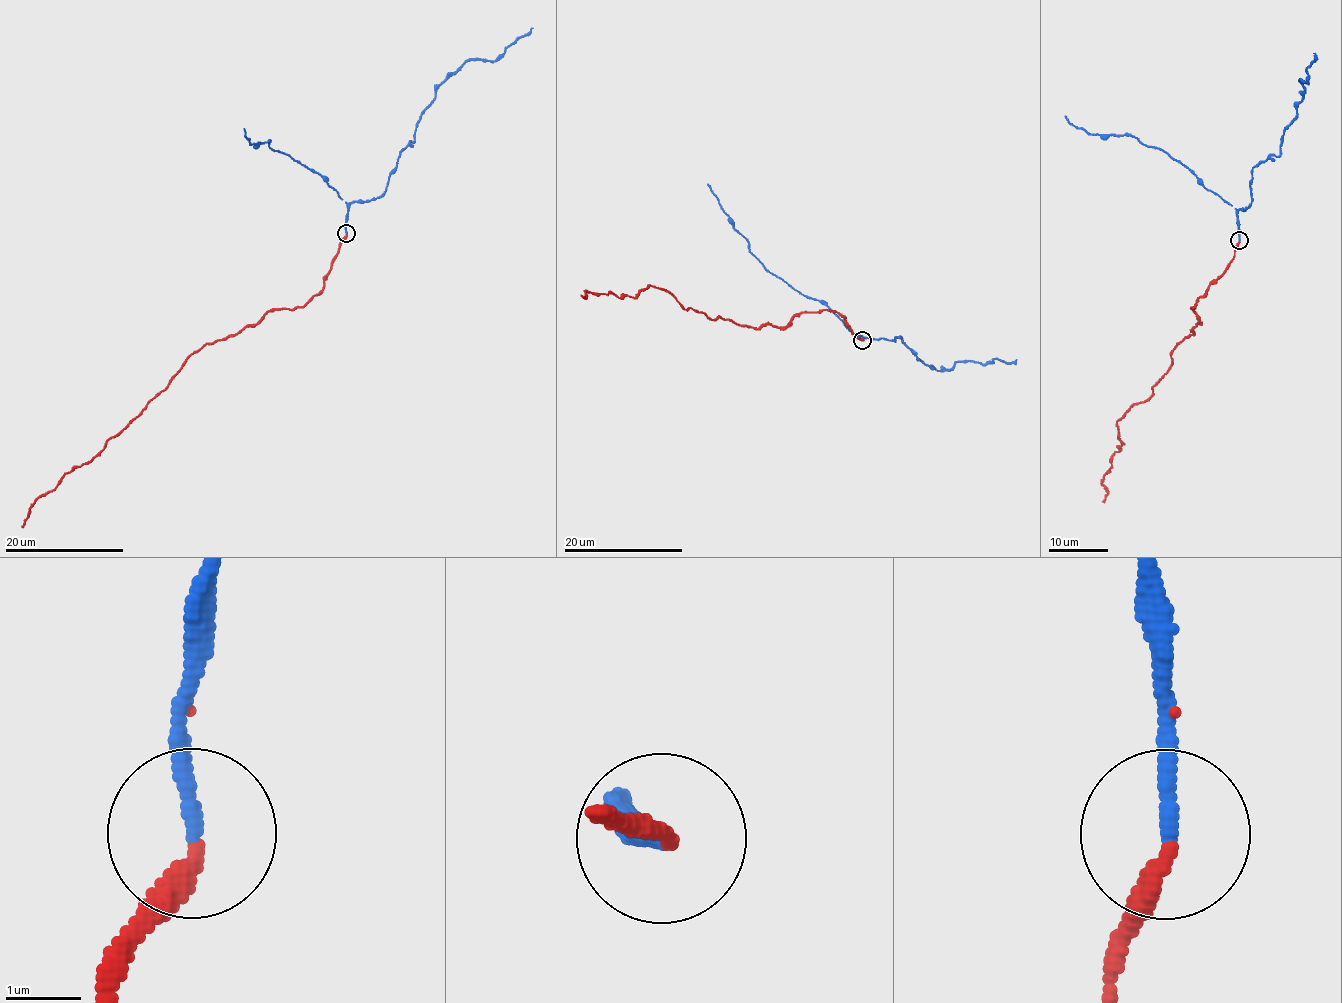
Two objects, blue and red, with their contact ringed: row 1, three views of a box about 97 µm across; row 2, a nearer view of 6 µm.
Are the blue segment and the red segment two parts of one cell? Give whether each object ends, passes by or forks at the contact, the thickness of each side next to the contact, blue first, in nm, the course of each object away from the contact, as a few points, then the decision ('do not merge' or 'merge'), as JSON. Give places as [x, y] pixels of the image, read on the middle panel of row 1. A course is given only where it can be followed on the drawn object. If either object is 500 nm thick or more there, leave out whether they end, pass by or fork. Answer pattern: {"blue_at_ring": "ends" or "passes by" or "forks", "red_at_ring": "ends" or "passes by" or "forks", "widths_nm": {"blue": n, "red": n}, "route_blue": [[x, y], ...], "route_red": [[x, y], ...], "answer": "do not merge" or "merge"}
{"blue_at_ring": "ends", "red_at_ring": "ends", "widths_nm": {"blue": 220, "red": 260}, "route_blue": [[863, 340], [859, 335], [900, 337], [936, 370], [961, 360], [1016, 359]], "route_red": [[863, 340], [834, 311], [796, 314], [786, 327], [757, 328], [709, 320], [650, 285], [636, 295], [581, 295]], "answer": "merge"}

